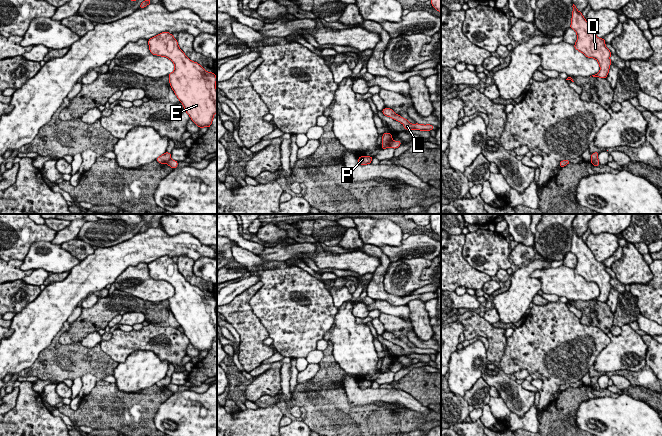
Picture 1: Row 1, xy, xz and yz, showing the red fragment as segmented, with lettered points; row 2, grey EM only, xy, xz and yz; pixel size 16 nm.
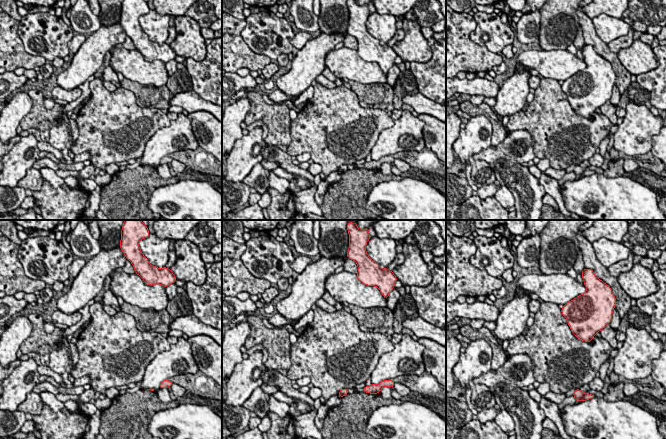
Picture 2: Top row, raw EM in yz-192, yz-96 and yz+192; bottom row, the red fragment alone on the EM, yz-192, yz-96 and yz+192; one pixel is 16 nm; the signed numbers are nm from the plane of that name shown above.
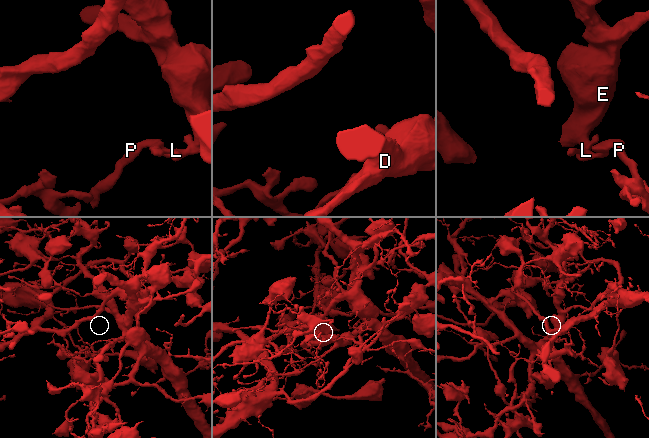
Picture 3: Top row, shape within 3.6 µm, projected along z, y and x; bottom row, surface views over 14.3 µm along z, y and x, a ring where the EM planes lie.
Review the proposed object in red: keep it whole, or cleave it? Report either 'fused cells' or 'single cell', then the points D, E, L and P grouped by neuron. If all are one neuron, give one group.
fused cells; groups D E L / P

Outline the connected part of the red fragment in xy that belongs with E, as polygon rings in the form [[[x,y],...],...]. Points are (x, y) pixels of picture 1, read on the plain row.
[[[169,256],[150,262],[148,268],[151,278],[167,281],[174,287],[169,307],[190,343],[199,352],[209,352],[217,336],[216,298],[191,285]]]

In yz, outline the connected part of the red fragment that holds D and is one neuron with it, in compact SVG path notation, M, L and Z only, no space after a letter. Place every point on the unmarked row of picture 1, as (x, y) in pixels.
M572 227L572 231L573 236L570 252L577 258L577 265L574 271L586 281L594 282L598 285L600 295L592 300L606 303L611 289L610 280L612 277L605 270L605 264L596 260L591 250L583 241L582 236L577 234L574 227Z

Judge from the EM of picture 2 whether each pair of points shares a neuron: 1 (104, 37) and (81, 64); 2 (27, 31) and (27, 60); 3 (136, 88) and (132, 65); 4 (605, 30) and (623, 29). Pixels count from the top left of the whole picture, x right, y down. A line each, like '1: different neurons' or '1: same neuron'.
1: same neuron
2: different neurons
3: different neurons
4: same neuron

